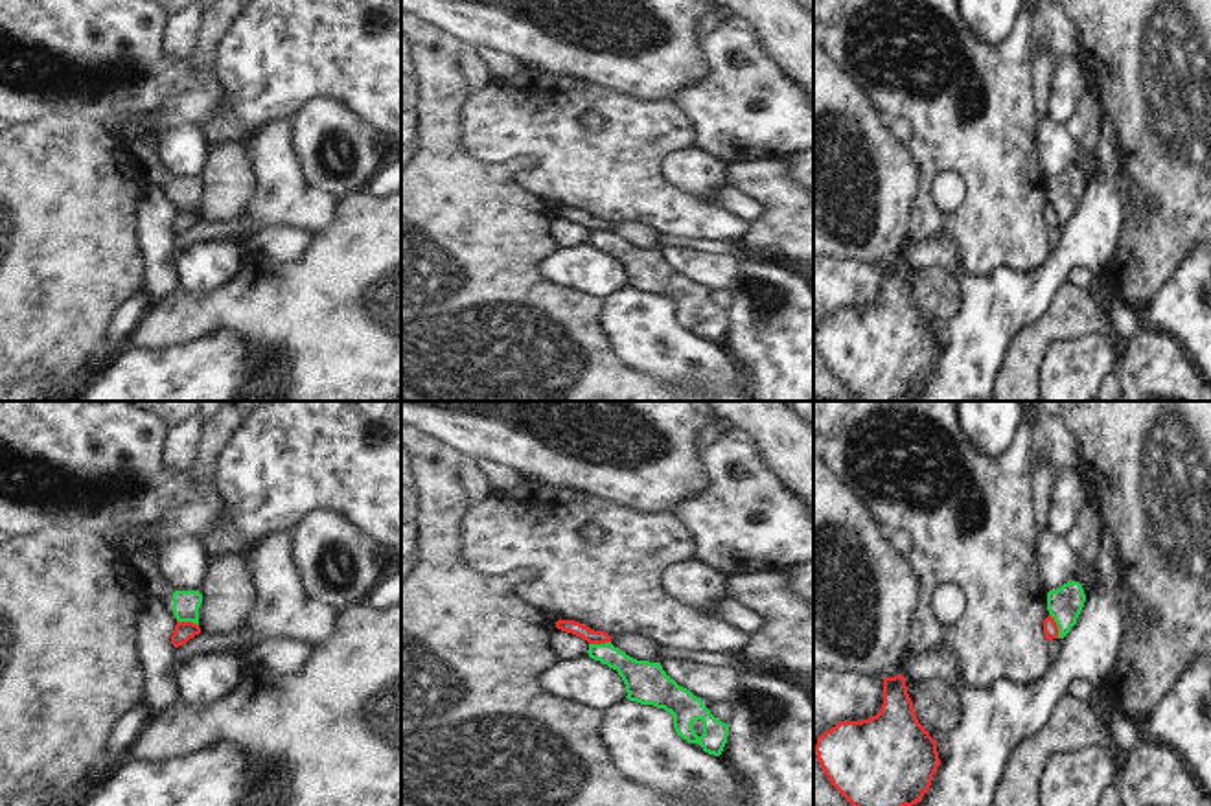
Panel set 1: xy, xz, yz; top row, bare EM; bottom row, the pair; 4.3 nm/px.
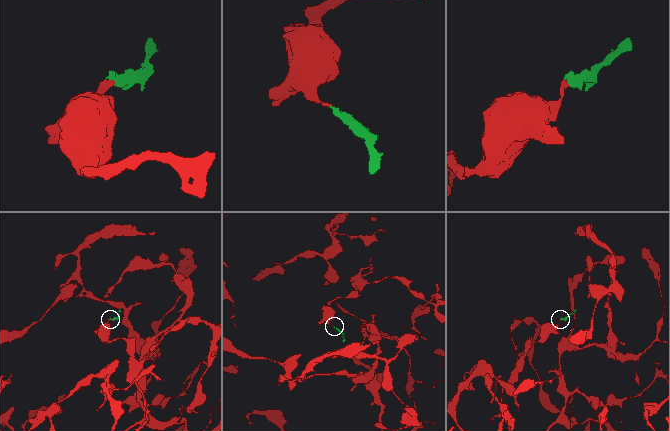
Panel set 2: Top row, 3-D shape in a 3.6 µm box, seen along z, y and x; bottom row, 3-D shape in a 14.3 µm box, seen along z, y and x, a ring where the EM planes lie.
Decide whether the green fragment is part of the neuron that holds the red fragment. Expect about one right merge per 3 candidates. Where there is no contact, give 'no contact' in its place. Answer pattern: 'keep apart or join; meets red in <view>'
keep apart; meets red in yz

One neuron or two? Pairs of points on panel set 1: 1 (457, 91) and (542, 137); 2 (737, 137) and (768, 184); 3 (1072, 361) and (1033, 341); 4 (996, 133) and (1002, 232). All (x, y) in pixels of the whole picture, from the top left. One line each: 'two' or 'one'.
1: two
2: two
3: two
4: one

